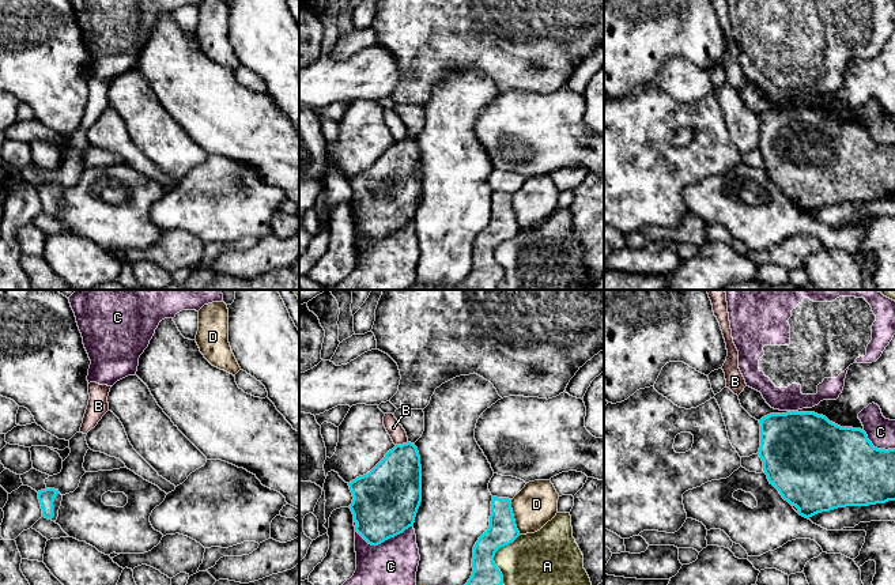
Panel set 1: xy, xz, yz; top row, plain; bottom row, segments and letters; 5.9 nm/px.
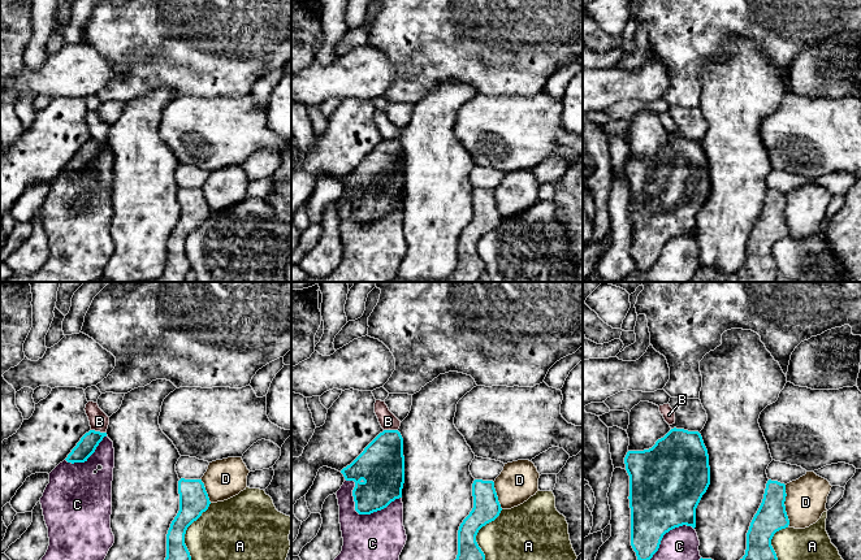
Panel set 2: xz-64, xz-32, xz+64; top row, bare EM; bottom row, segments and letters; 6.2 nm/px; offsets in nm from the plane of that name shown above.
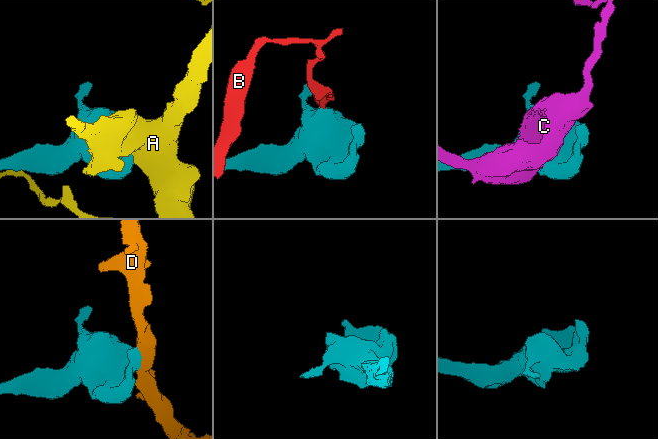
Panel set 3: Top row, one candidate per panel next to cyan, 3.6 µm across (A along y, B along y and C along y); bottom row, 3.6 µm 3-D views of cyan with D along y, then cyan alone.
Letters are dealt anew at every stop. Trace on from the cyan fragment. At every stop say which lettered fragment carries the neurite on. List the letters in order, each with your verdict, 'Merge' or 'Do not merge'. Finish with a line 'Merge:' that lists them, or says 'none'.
A: Do not merge
B: Do not merge
C: Do not merge
D: Do not merge
Merge: none

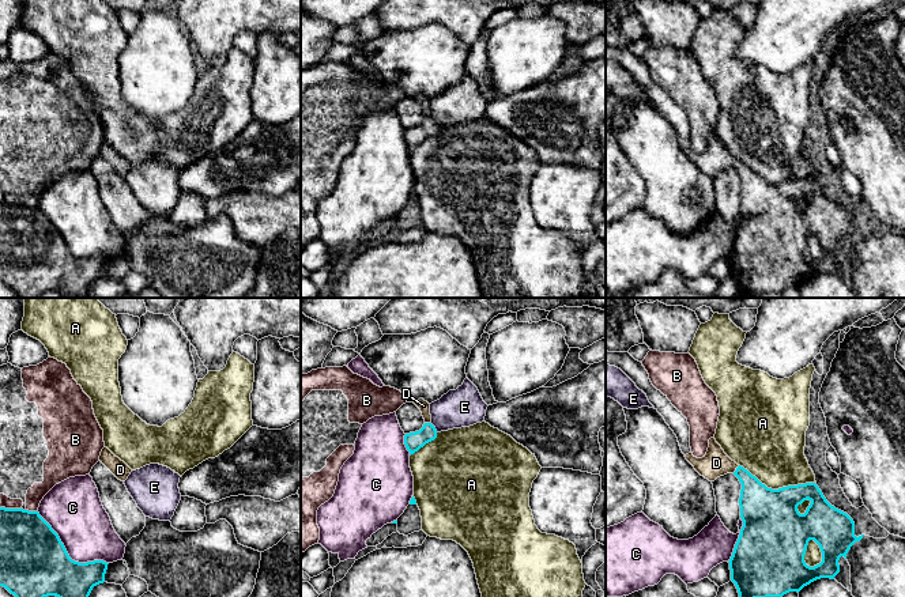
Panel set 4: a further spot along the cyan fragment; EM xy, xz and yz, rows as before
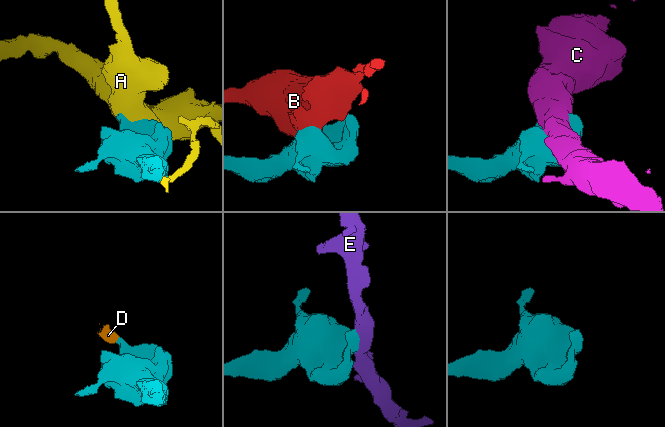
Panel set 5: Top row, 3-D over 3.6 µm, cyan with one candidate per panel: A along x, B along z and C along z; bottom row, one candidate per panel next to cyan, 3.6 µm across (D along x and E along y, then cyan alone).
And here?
A: Do not merge
B: Do not merge
C: Do not merge
D: Merge
E: Do not merge
Merge: D

